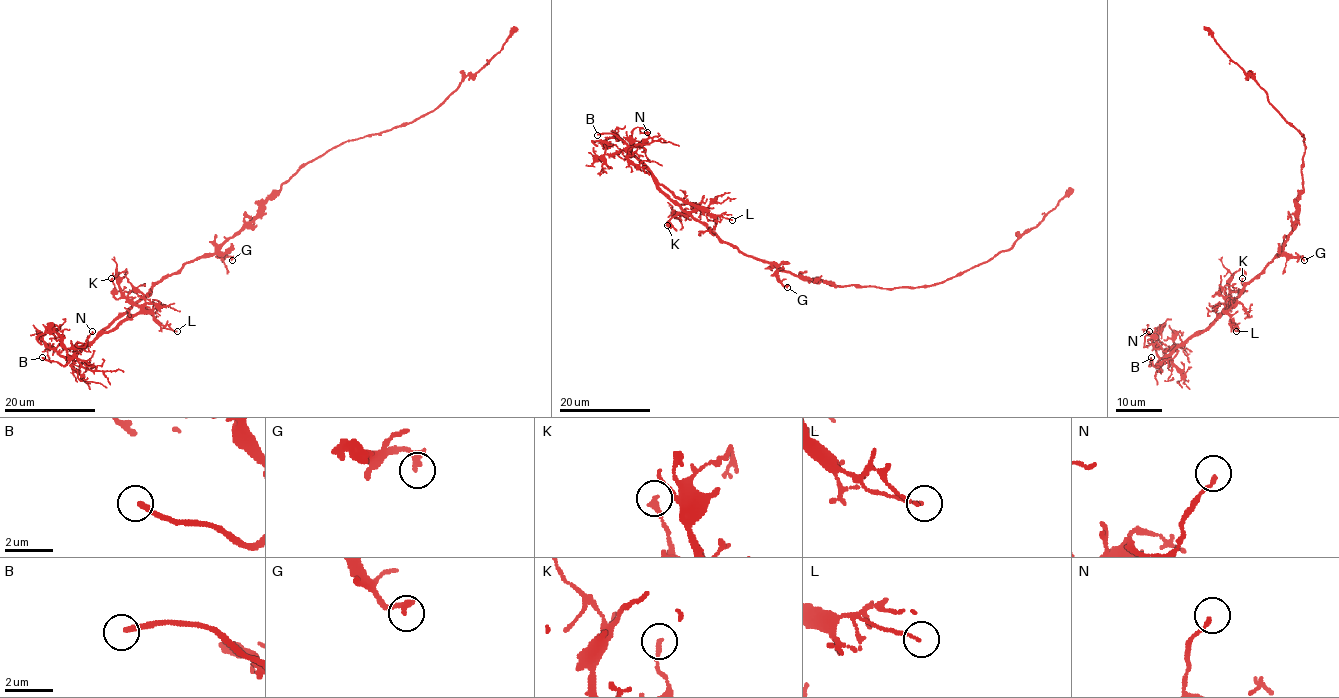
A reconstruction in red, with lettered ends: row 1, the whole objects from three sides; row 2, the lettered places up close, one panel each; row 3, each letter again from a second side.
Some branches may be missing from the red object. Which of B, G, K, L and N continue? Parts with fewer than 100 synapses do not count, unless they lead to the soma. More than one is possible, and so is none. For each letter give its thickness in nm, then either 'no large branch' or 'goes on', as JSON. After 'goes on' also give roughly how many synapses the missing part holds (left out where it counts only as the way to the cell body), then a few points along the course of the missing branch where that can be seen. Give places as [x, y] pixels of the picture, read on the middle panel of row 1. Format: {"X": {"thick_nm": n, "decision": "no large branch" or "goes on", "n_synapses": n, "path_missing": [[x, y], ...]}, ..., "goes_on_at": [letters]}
{"B": {"thick_nm": 200, "decision": "goes on"}, "G": {"thick_nm": 260, "decision": "no large branch"}, "K": {"thick_nm": 200, "decision": "no large branch"}, "L": {"thick_nm": 120, "decision": "no large branch"}, "N": {"thick_nm": 150, "decision": "no large branch"}, "goes_on_at": ["B"]}

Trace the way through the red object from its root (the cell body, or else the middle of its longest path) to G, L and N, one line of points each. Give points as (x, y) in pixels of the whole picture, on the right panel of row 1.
G: (1297, 207), (1297, 219), (1282, 251), (1291, 256), (1302, 256), (1304, 260)
L: (1297, 207), (1297, 219), (1284, 247), (1225, 308), (1231, 327), (1236, 331)
N: (1297, 207), (1297, 219), (1284, 247), (1205, 331), (1191, 334), (1171, 353), (1152, 345), (1143, 347), (1149, 331)

